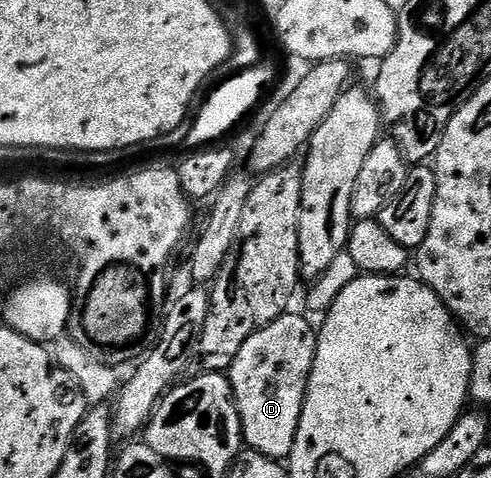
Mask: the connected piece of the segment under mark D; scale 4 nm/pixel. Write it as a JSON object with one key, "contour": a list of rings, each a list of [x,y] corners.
{"contour":[[[294,311],[277,317],[268,327],[258,329],[240,347],[240,355],[228,370],[234,401],[242,420],[242,435],[260,457],[285,462],[296,443],[296,431],[300,427],[300,415],[306,402],[306,388],[316,359],[318,334]]]}

